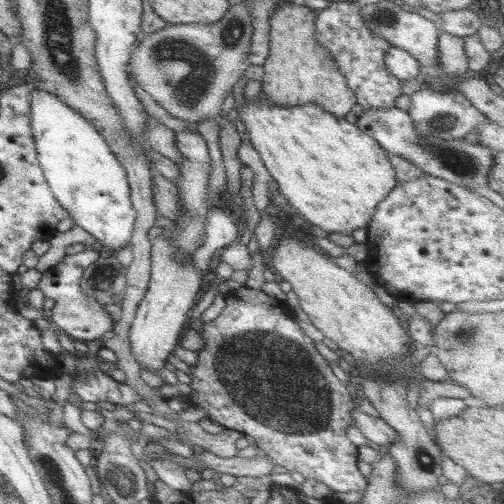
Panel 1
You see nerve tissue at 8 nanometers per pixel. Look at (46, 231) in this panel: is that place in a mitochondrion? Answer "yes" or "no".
no

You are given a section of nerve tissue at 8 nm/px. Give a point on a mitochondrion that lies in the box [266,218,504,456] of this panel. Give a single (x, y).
(467, 334)

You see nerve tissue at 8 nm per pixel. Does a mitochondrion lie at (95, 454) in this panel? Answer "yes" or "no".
no

